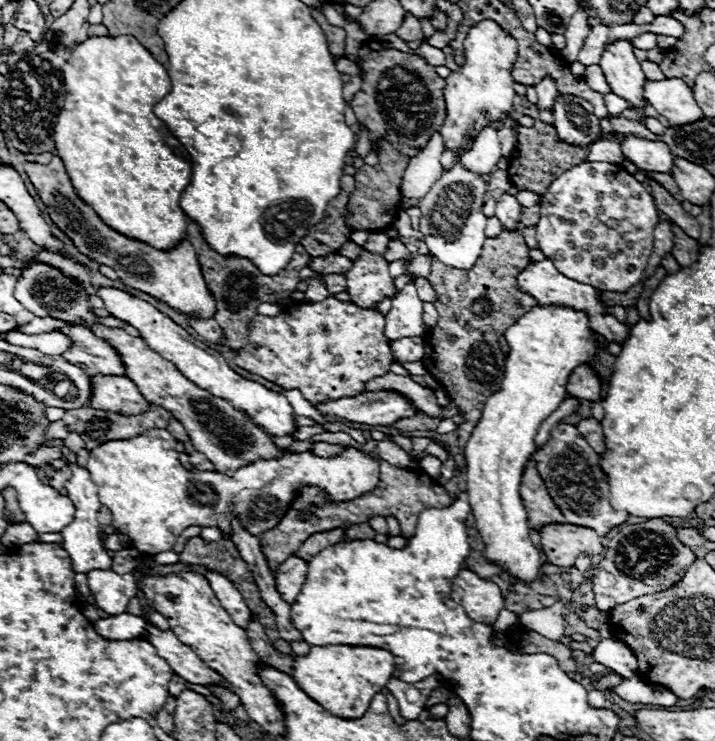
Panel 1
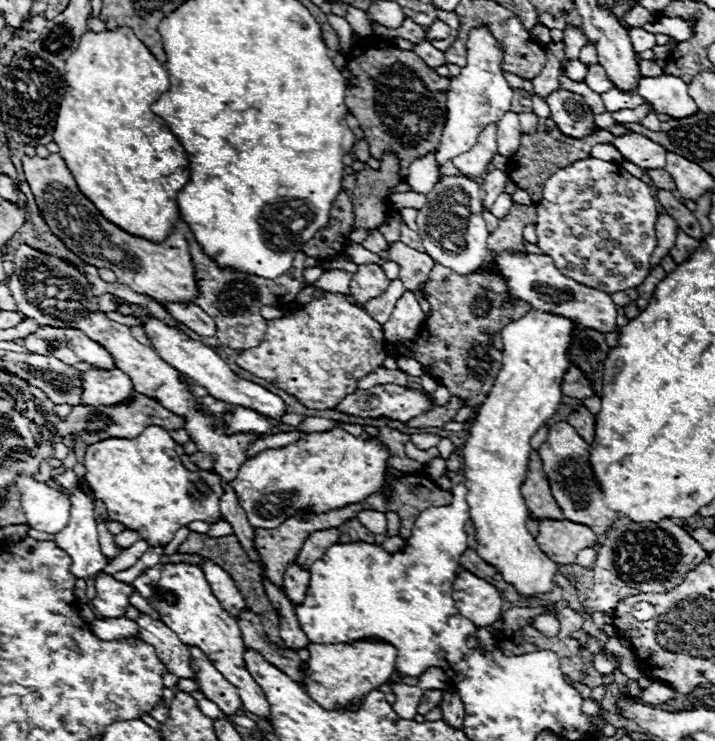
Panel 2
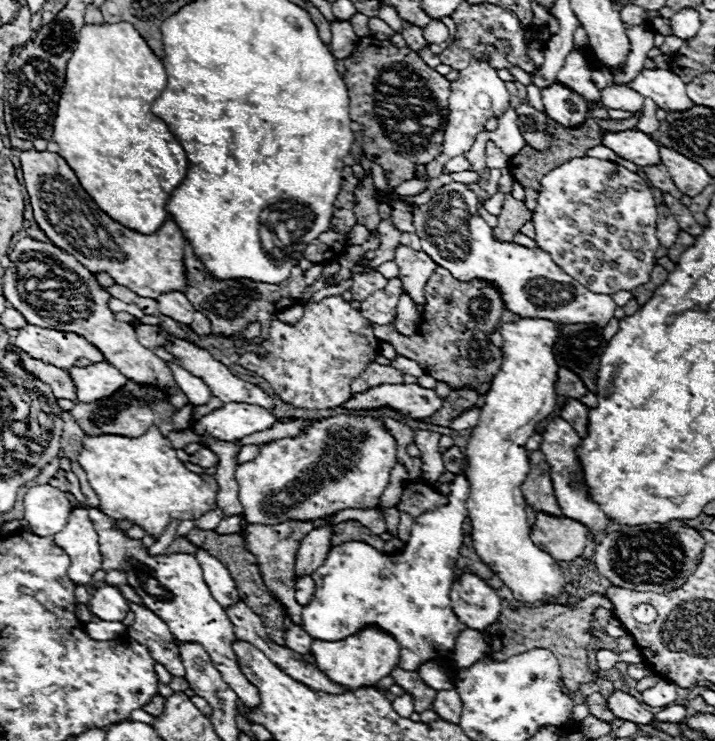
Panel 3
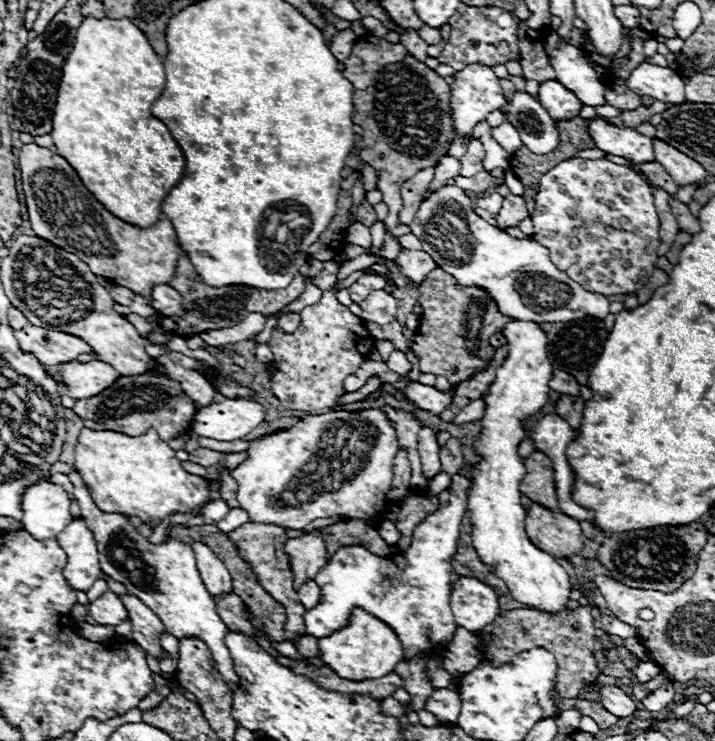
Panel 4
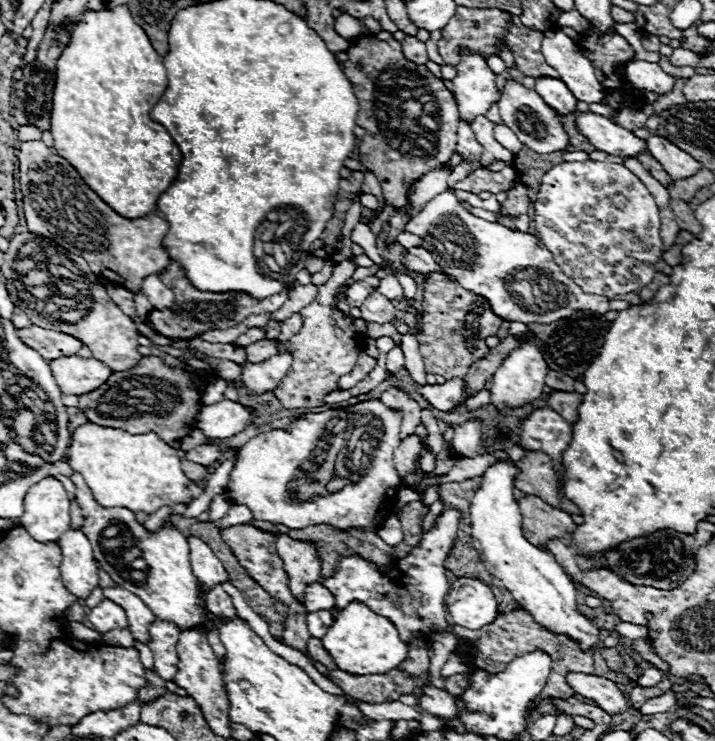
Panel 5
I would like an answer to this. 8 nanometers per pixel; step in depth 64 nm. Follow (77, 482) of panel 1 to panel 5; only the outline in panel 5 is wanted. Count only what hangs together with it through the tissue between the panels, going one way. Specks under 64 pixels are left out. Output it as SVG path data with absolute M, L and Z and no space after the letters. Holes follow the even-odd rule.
M70 528L66 534L62 534L58 546L62 548L60 572L66 590L72 592L76 598L86 600L90 592L98 586L98 570L88 538L82 530Z

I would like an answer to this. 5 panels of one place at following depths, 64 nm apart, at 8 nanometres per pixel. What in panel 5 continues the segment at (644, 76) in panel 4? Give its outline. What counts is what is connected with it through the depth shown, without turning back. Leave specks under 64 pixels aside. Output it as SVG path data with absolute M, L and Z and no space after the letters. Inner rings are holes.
M638 58L628 62L628 78L634 84L634 88L642 92L664 94L674 86L674 78L668 76L658 64L638 60Z

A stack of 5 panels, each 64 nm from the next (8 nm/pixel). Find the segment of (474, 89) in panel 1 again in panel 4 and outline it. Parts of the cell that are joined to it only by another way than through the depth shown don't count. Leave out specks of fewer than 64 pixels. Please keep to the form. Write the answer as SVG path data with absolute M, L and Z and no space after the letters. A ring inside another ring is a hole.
M472 62L464 70L456 72L450 100L452 100L452 110L454 110L456 136L452 140L452 146L448 150L448 156L454 156L454 158L460 160L466 154L466 148L468 148L468 144L462 142L462 134L472 134L472 128L480 120L486 120L486 116L492 110L500 110L506 104L506 98L504 98L504 92L500 88L500 78L492 72L492 68L490 66L484 66L480 62ZM424 168L422 172L418 172L414 178L406 180L406 184L402 184L402 198L404 198L404 208L398 214L398 222L400 224L410 224L418 212L422 194L428 188L428 182L434 176L434 168Z

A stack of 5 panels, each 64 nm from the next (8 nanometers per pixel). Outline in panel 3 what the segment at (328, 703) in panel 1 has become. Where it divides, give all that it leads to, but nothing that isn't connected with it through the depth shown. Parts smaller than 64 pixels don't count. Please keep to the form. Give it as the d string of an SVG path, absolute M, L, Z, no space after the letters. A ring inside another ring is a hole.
M364 626L362 630L358 630L356 634L344 638L344 640L336 640L336 642L314 640L312 654L316 658L318 668L324 670L330 680L334 680L350 690L358 690L362 686L368 686L368 684L372 686L374 682L390 676L390 672L398 666L400 646L390 634L382 632L382 628Z

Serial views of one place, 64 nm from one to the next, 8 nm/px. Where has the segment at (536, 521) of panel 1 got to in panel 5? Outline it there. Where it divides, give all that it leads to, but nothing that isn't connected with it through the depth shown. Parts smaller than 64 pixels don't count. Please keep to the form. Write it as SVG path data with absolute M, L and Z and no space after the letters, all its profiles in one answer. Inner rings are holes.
M530 450L522 460L516 462L516 468L520 470L514 478L514 486L518 490L522 490L524 494L534 494L554 508L560 506L560 482L548 454Z

